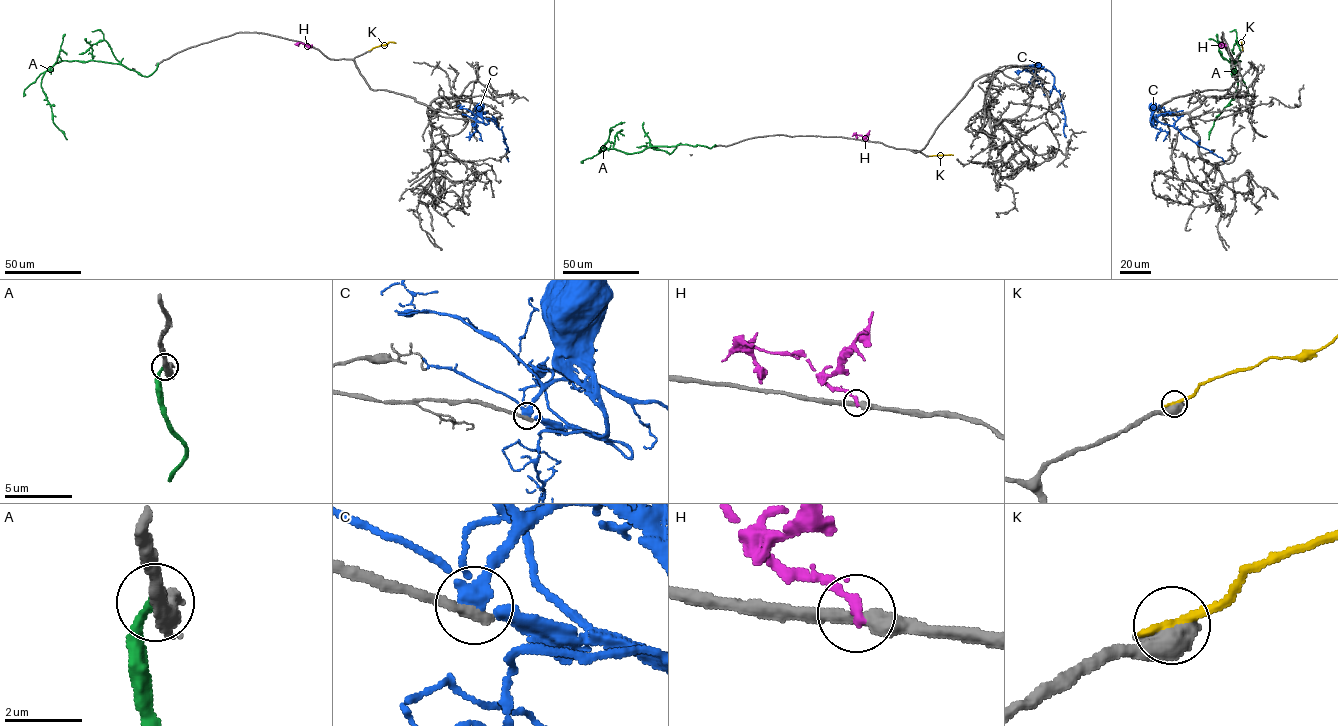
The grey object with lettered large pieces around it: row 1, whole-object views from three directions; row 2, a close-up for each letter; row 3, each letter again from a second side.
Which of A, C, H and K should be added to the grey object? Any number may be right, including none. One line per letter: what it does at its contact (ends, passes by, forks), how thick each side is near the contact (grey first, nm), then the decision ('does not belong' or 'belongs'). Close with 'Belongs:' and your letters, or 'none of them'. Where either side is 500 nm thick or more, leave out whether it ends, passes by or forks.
A: 650/400 nm | does not belong
C: it forks | 320/280 nm | does not belong
H: it ends | 400/220 nm | does not belong
K: 700/240 nm | does not belong
Belongs: none of them

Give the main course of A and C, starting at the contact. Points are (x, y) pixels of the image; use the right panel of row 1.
A: (1232, 63), (1232, 76), (1231, 65), (1233, 60), (1240, 60), (1235, 63), (1237, 87), (1214, 122), (1208, 139)
C: (1152, 120), (1154, 116), (1160, 122), (1172, 126), (1224, 161)

